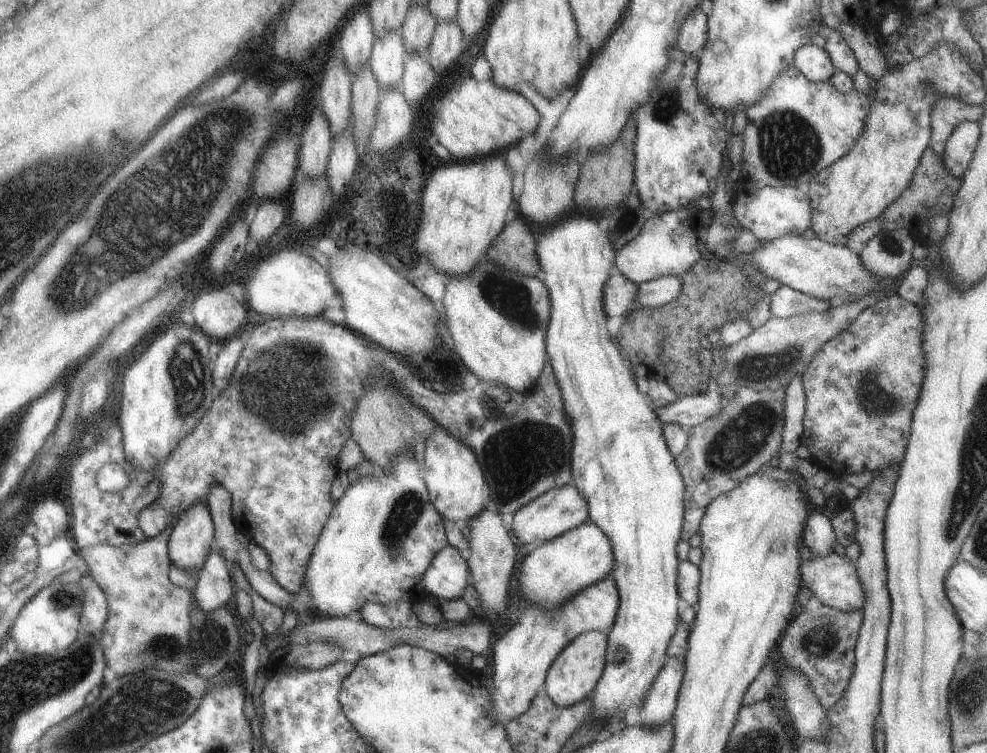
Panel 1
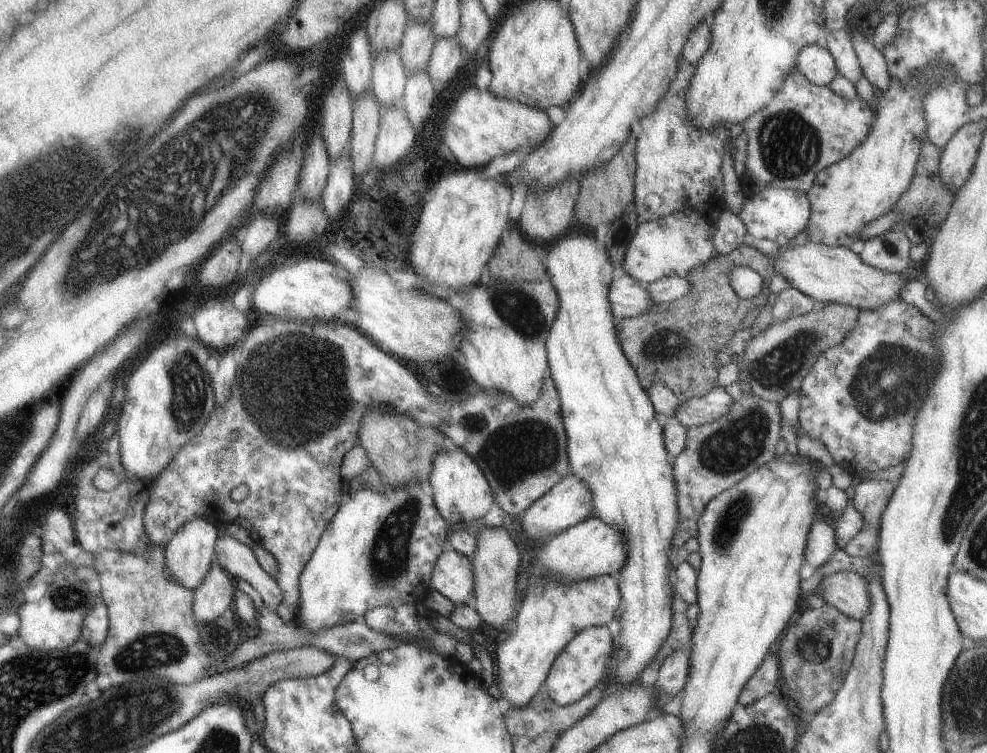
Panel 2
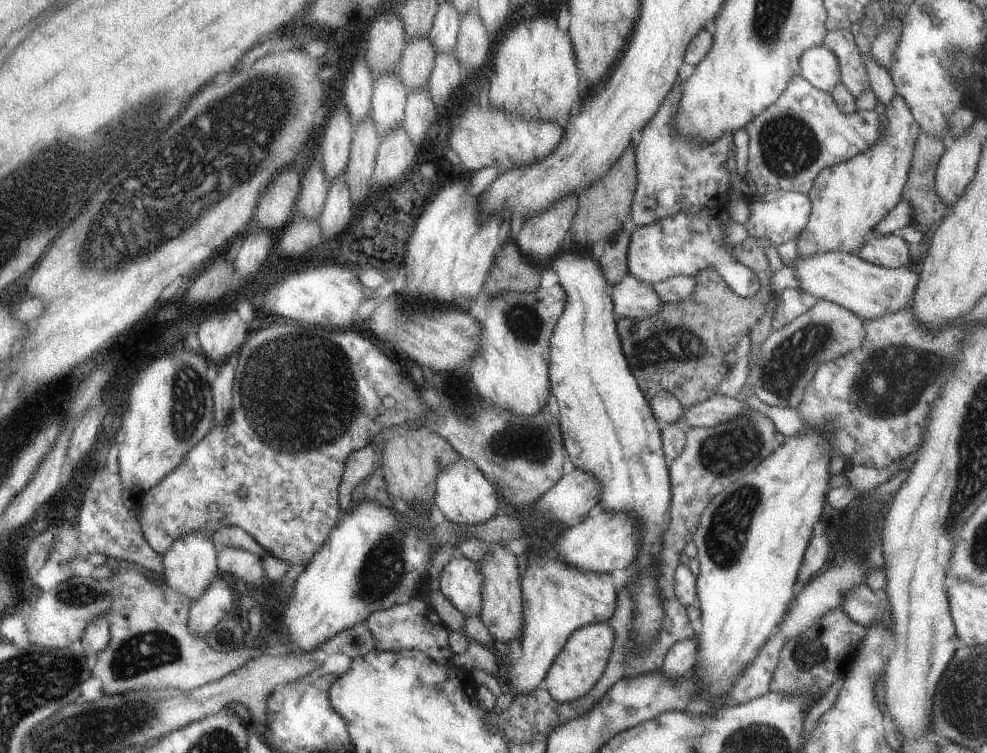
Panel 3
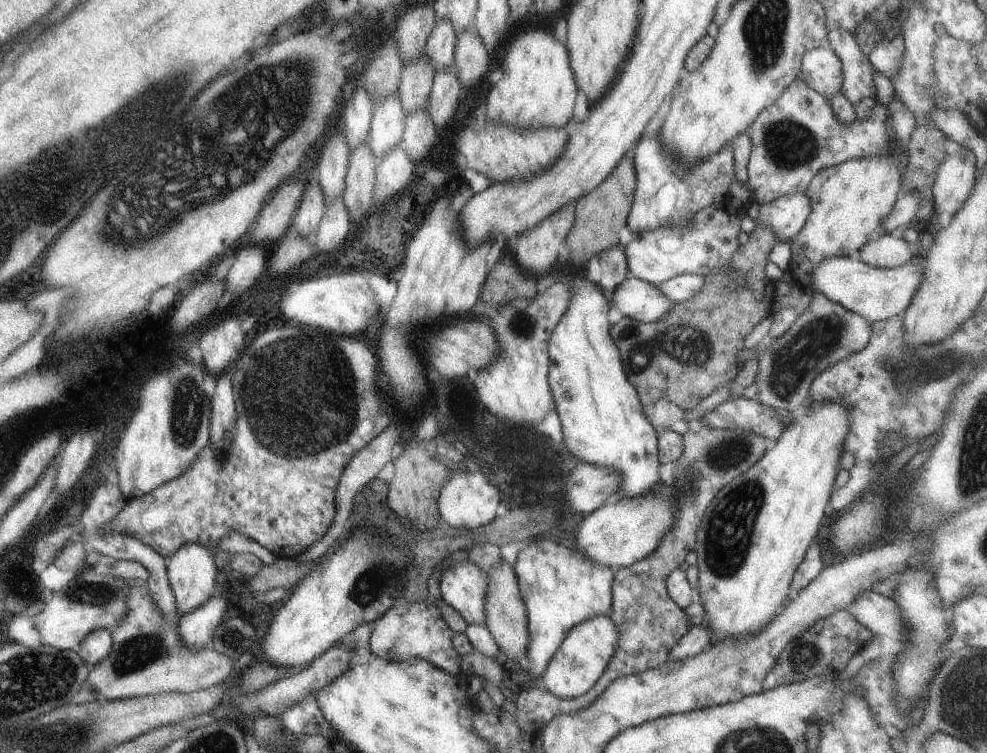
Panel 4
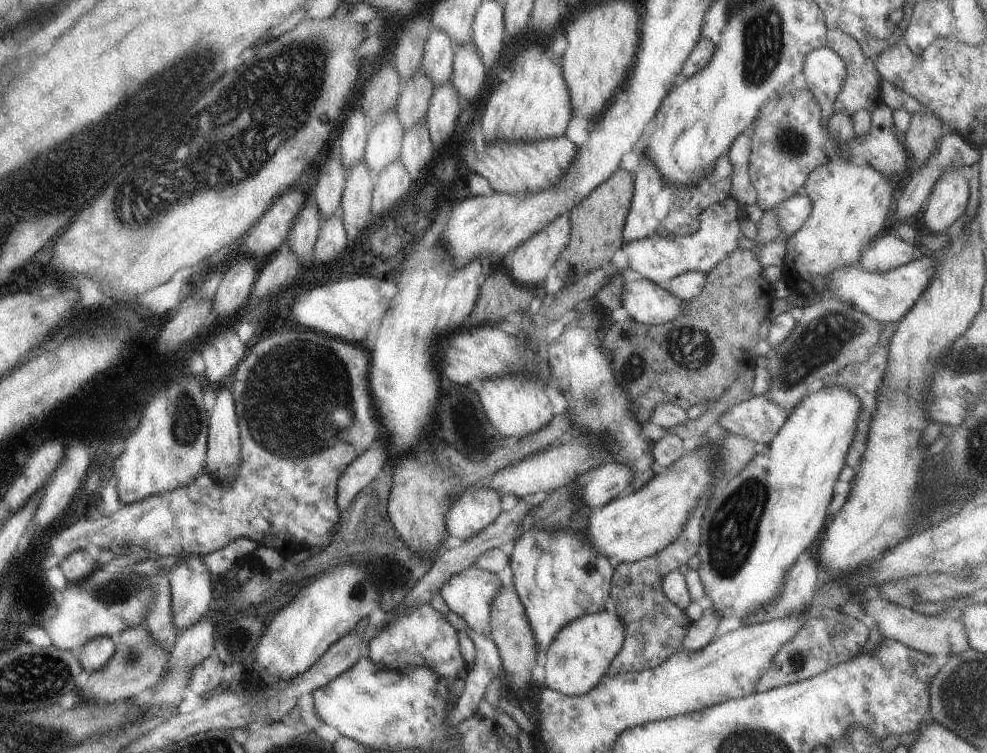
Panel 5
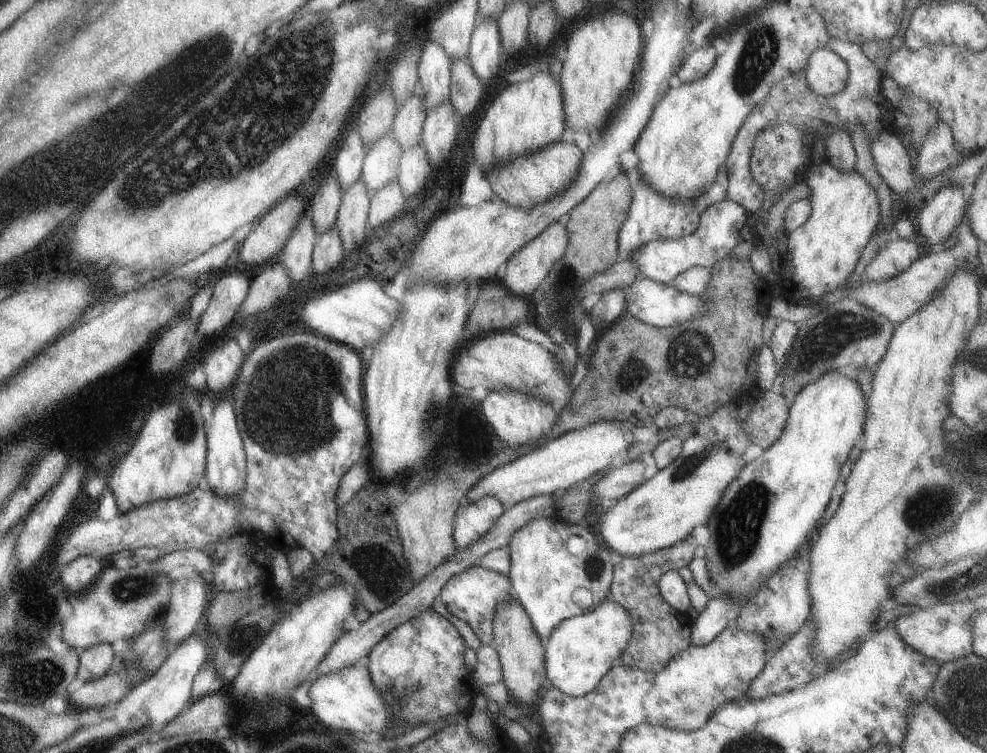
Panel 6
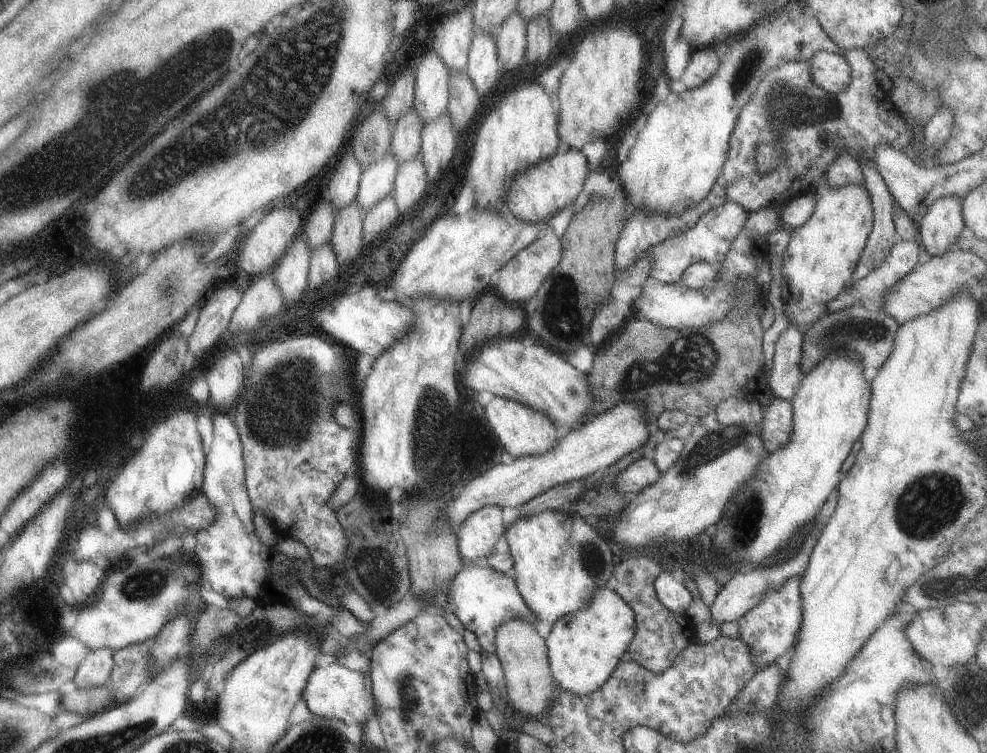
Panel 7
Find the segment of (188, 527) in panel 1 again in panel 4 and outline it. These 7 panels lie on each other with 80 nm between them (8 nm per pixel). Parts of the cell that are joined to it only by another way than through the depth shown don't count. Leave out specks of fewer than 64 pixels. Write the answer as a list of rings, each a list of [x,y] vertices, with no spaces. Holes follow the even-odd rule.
[[[187,543],[175,549],[173,554],[165,558],[166,577],[169,588],[174,596],[176,612],[179,615],[186,615],[200,604],[203,604],[211,595],[215,594],[215,572],[213,553],[203,545]]]

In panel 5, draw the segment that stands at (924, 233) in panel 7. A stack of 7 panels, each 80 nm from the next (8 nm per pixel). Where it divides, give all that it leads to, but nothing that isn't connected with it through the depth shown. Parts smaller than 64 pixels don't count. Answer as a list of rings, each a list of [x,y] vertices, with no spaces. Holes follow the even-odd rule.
[[[954,167],[934,182],[922,207],[923,224],[931,234],[946,233],[964,214],[969,196],[968,177],[967,168]]]

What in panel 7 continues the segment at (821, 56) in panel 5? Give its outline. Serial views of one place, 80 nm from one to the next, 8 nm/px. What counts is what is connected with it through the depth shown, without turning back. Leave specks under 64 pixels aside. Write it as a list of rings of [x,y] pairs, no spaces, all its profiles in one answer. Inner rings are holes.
[[[817,50],[807,61],[811,82],[829,95],[842,92],[849,84],[850,68],[838,53]]]

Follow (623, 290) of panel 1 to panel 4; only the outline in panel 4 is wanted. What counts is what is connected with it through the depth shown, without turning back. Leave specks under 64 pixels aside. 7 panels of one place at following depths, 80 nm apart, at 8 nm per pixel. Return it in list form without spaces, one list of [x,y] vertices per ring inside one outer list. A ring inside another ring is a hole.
[[[631,276],[625,277],[609,298],[609,305],[623,316],[645,324],[662,319],[672,311],[674,304],[656,286]]]

